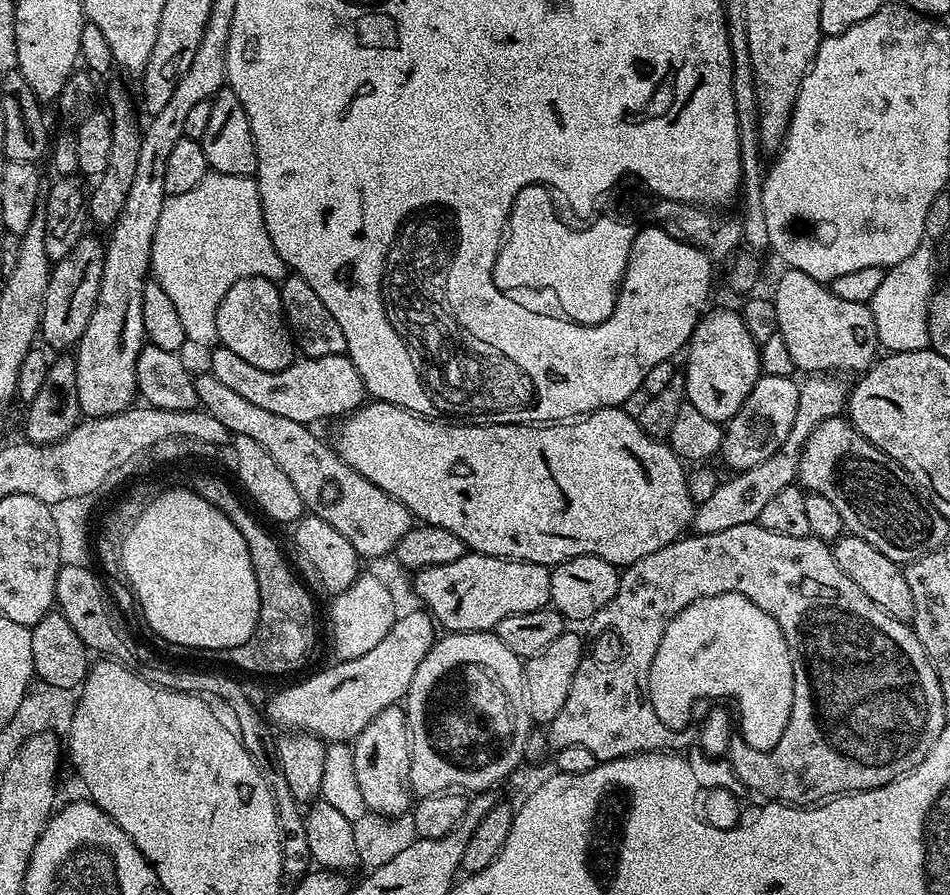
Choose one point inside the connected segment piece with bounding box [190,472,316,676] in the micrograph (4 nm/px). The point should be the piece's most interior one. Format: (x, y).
(286, 628)

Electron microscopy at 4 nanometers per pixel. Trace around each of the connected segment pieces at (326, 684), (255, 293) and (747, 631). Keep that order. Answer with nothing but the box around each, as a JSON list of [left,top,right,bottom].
[[266,611,434,742],[216,276,294,372],[652,592,794,752]]

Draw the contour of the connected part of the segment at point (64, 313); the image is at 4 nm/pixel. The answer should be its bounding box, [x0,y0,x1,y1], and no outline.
[39,234,105,350]

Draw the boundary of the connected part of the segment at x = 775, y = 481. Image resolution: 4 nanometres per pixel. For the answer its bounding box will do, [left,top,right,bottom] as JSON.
[691,374,850,536]

